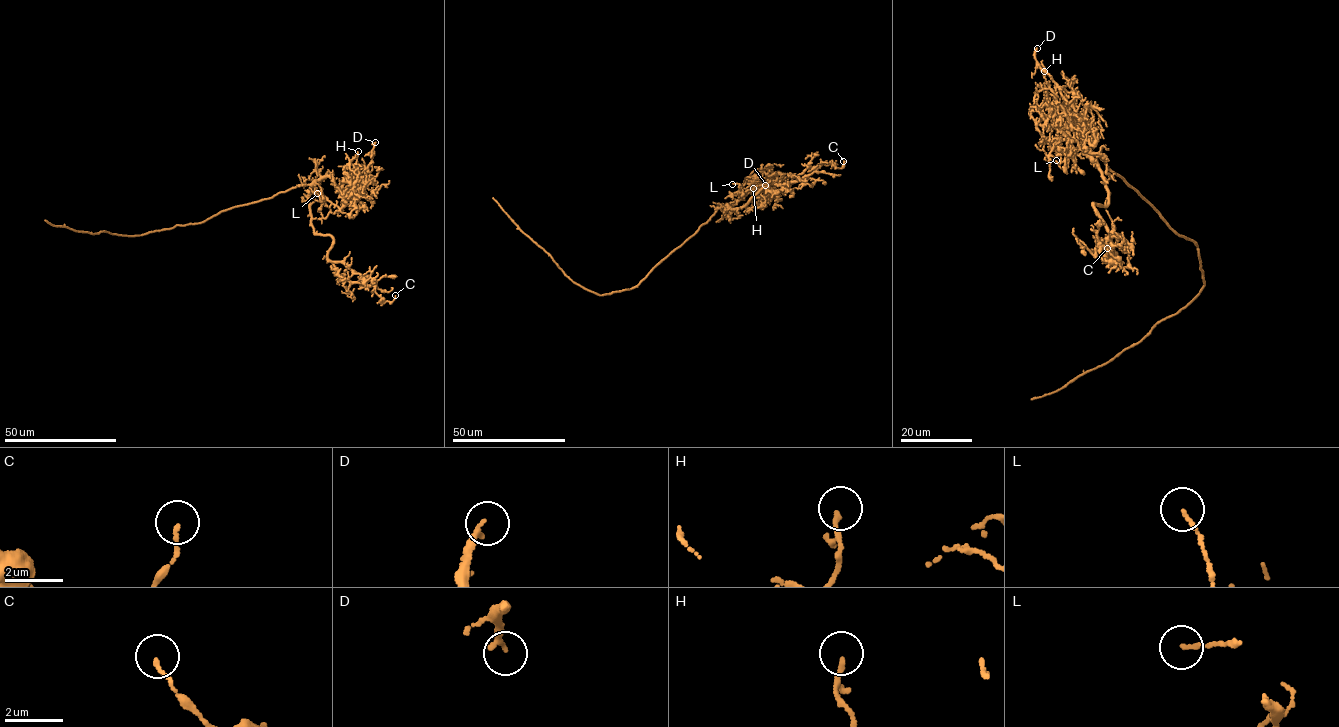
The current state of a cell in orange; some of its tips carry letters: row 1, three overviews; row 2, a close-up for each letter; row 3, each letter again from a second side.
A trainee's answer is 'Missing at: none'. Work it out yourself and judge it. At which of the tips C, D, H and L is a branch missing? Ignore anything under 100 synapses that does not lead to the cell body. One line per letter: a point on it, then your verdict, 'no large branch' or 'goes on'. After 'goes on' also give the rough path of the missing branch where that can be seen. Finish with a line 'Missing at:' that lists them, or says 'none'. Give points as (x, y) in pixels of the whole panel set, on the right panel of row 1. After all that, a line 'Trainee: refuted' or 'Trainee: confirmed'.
C: place (1107, 248); no large branch
D: place (1037, 48); no large branch
H: place (1044, 71); no large branch
L: place (1056, 160); no large branch
Missing at: none
Trainee: confirmed

